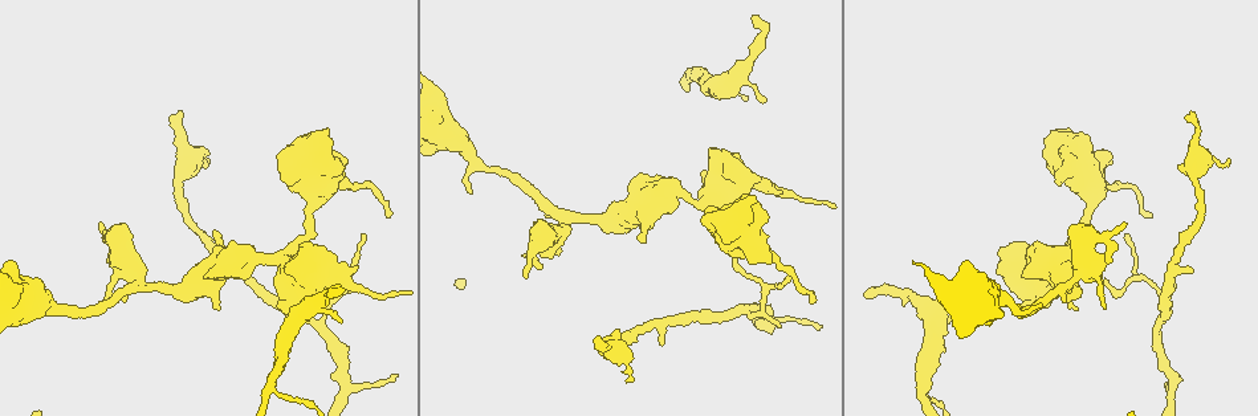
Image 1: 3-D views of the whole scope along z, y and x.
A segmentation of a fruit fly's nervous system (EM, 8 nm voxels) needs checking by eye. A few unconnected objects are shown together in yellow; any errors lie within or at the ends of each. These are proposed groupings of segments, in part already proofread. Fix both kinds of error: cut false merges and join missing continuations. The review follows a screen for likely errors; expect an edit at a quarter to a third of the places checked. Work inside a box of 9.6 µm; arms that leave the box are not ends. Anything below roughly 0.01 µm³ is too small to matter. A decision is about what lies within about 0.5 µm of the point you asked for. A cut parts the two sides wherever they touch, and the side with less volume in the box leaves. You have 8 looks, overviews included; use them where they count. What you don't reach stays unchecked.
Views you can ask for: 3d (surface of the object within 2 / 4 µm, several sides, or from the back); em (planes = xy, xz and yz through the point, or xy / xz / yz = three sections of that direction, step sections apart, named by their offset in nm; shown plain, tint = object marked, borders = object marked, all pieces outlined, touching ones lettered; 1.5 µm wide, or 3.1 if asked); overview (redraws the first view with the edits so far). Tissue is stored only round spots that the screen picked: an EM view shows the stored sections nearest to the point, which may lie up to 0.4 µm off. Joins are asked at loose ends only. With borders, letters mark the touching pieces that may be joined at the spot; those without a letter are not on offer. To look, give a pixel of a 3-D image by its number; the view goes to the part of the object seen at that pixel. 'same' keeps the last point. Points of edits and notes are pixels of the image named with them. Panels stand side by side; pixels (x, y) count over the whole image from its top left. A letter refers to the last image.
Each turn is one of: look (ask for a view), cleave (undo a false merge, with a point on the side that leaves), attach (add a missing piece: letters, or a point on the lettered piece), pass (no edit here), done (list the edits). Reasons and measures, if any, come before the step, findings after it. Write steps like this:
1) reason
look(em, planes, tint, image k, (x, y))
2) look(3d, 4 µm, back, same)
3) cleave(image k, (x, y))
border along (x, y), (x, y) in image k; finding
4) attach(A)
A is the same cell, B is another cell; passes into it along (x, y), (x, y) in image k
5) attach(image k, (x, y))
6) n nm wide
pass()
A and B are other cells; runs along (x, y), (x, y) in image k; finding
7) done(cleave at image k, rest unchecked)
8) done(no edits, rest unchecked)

tapers out
look(em, yz, step 8, borders, image 1, (604, 345))

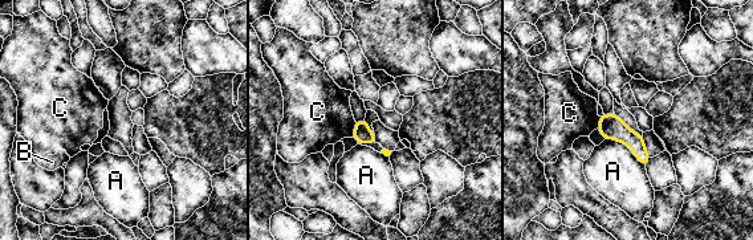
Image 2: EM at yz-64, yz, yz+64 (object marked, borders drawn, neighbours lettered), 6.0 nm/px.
A touches over 300 nm
pass()
A, B and C are other cells; border along (605, 138), (621, 141), (644, 167) in image 2; none of them fits

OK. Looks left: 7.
tapers out
look(em, planes, borders, image 1, (1038, 305))

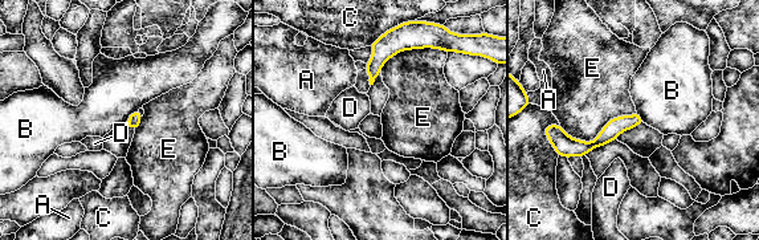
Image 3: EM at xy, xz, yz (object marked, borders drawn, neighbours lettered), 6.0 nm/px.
90 nm wide
pass()
A, B, C, D and E are other cells; no lettered piece goes on from it

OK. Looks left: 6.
stops while still wide
look(em, xy, step 4, borders, image 1, (346, 164))

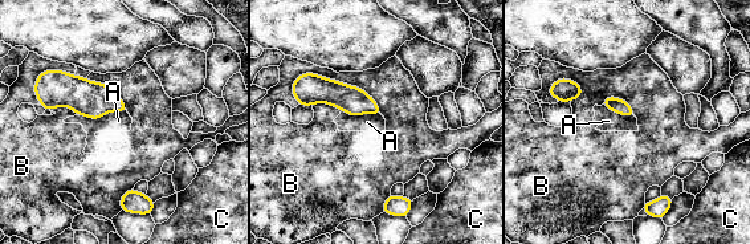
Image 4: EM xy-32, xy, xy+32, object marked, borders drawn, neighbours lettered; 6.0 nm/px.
look(em, planes, borders, same)

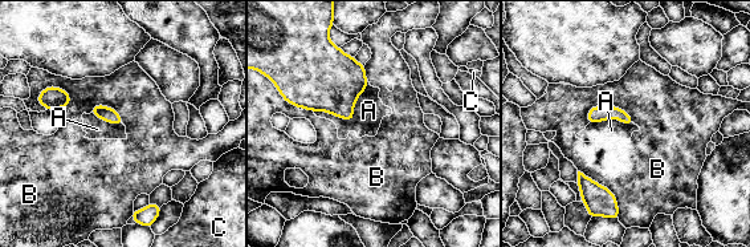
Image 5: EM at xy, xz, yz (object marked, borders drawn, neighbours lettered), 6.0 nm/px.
pass()
A, B and C are other cells; border along (367, 80), (351, 120), (314, 112) in image 5; none of them fits

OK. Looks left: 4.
done(no edits, rest unchecked)

